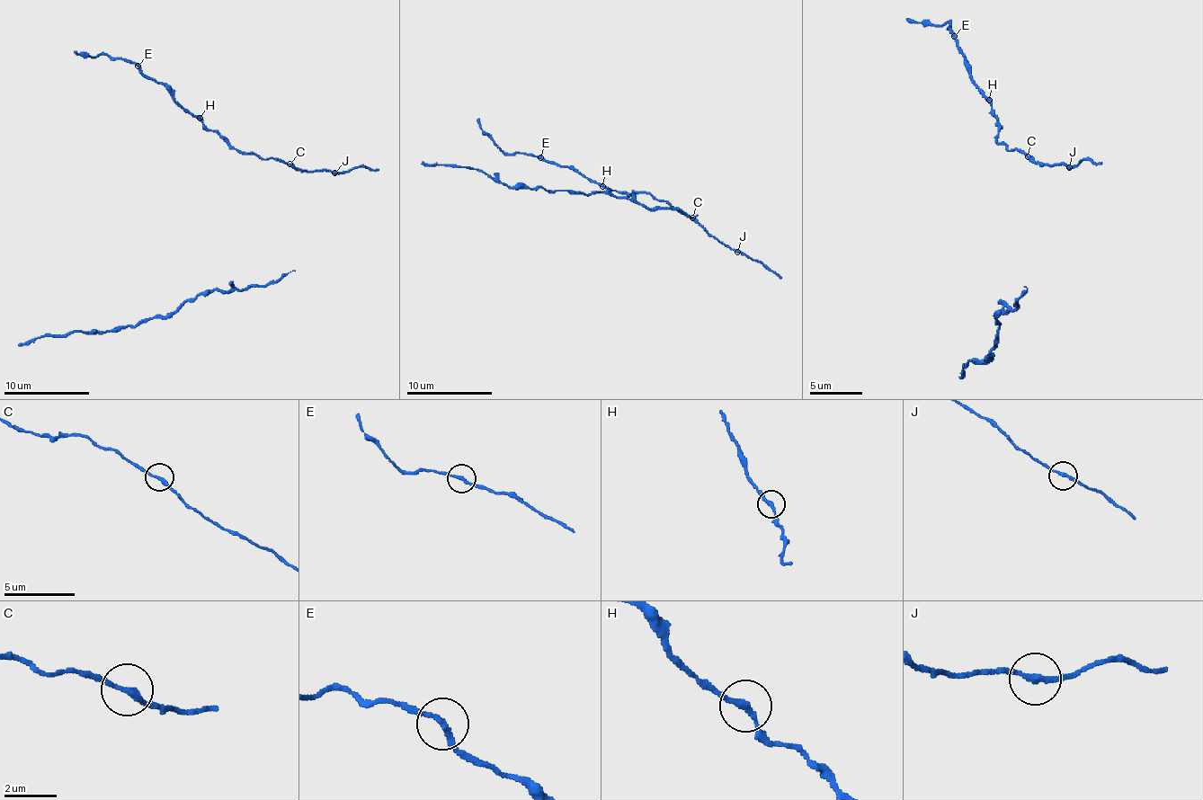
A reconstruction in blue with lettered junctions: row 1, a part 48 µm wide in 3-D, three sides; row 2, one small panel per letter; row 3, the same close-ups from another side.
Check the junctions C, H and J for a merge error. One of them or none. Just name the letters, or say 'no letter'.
no letter

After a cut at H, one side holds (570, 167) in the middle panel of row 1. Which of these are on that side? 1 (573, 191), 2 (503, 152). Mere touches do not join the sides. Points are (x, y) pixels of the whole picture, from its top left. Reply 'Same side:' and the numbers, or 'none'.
Same side: 2

